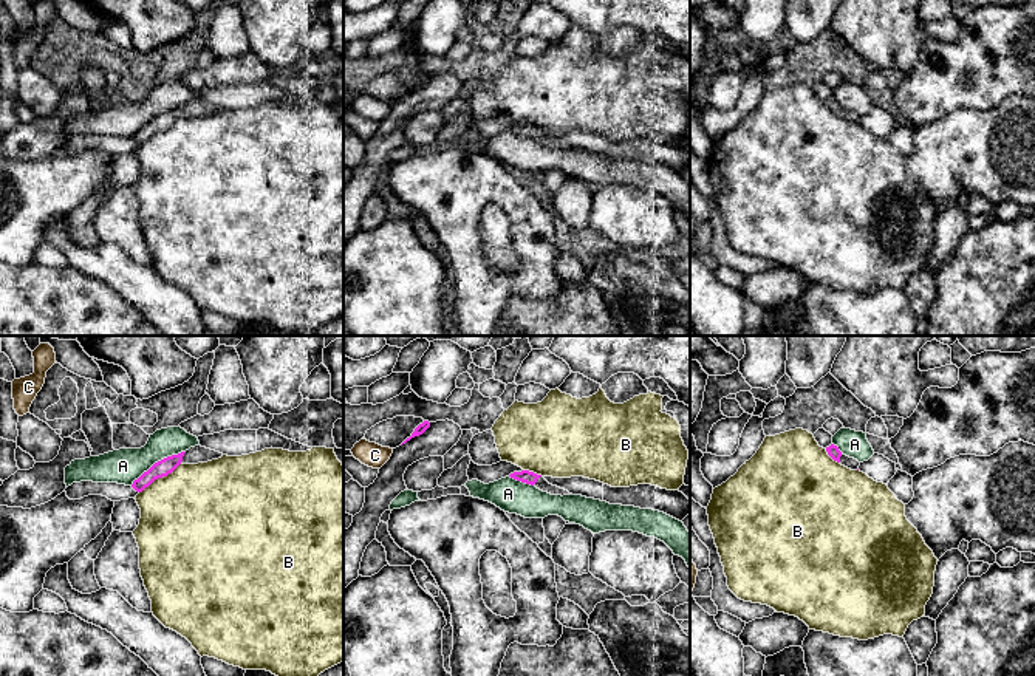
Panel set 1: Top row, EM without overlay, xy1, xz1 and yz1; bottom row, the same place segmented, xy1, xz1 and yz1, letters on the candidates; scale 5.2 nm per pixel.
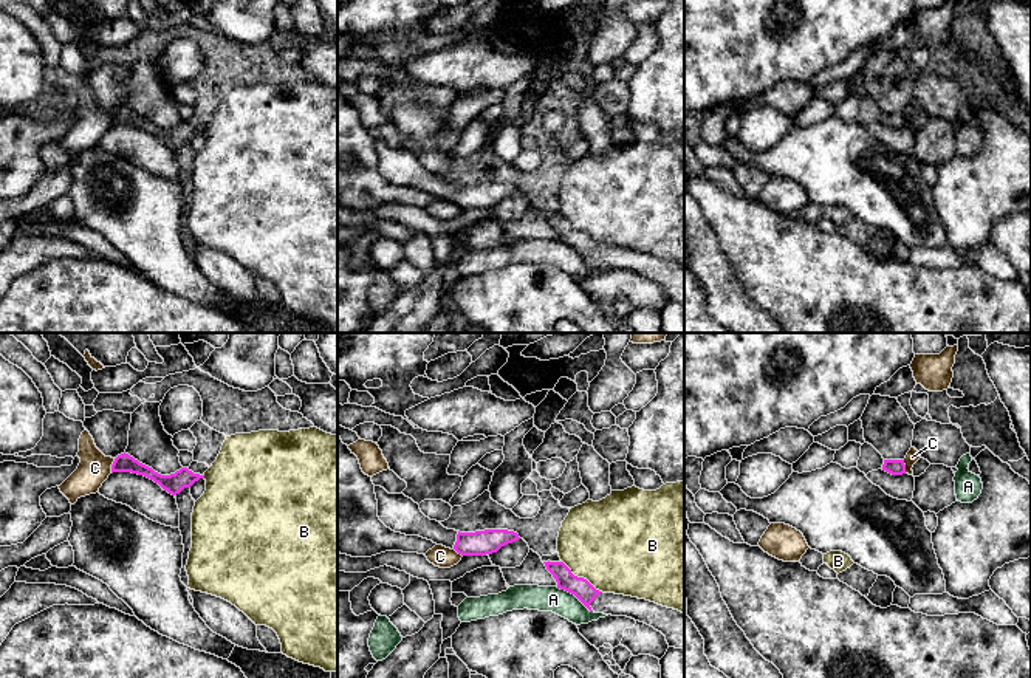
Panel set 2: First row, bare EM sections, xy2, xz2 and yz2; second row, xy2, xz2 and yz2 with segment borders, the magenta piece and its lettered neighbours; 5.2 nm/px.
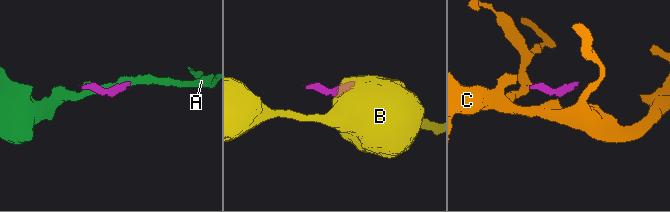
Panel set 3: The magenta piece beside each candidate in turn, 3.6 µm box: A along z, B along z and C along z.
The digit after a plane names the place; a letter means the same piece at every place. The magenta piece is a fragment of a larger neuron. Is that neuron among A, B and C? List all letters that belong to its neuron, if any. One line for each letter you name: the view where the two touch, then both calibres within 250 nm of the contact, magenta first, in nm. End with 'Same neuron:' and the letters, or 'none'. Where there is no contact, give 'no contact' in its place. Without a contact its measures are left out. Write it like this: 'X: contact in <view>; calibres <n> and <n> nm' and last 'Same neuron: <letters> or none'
Same neuron: none

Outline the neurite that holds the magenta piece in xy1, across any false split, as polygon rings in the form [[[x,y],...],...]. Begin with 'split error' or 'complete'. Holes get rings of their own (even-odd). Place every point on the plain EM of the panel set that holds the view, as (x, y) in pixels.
split error | [[[201,99],[190,101],[186,105],[167,110],[167,111],[155,116],[147,125],[144,125],[138,133],[133,135],[132,141],[136,145],[142,145],[155,133],[172,127],[179,118],[207,116],[212,113],[218,113],[221,110],[223,110],[223,107],[201,101]]]

